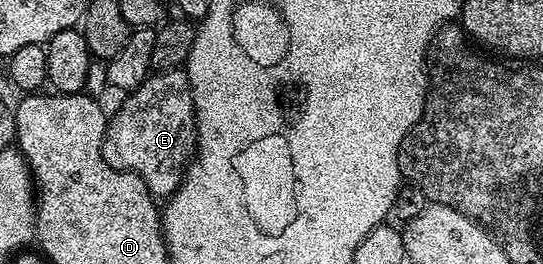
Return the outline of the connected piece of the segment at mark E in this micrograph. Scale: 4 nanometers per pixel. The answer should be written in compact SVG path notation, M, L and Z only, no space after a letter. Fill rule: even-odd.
M176 69L152 73L148 75L143 84L124 99L127 100L120 105L119 112L110 116L107 134L103 137L103 160L113 169L131 171L139 175L152 195L170 197L182 183L187 165L197 150L195 106L191 96L191 86L187 80L187 72L183 69Z

